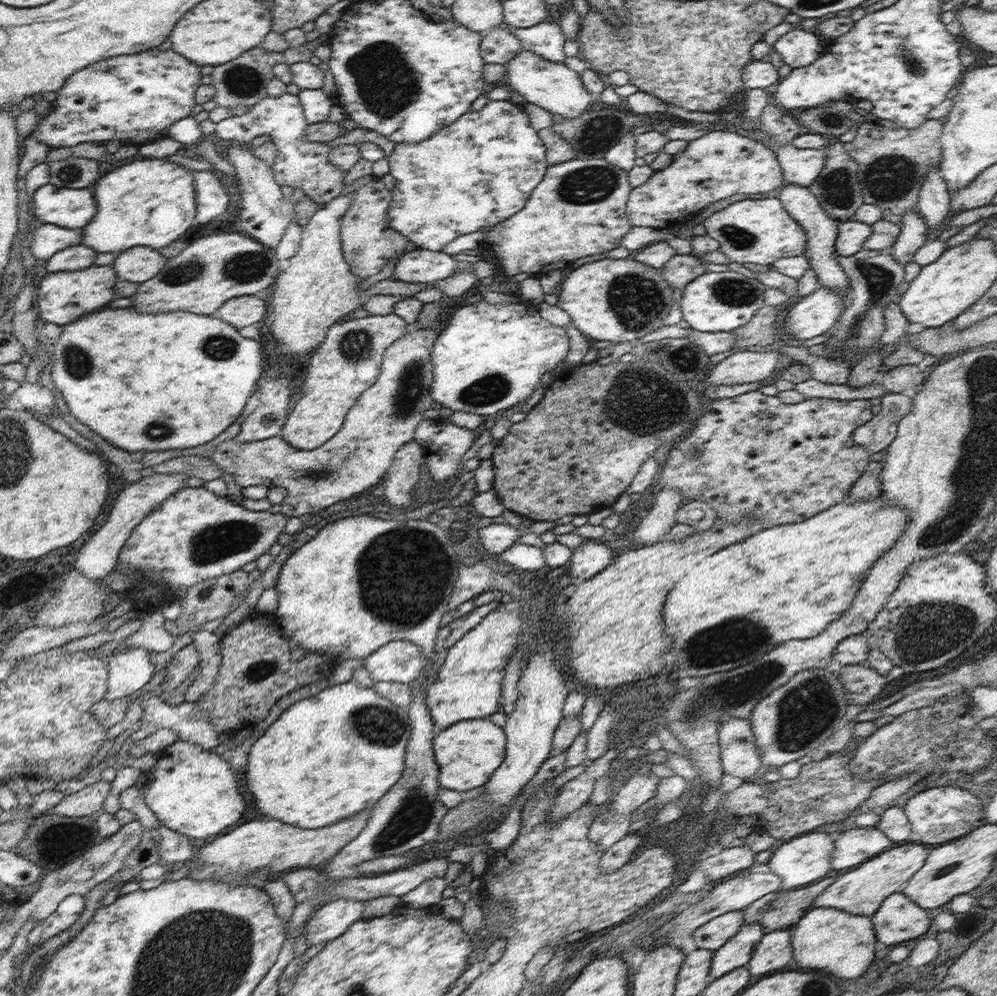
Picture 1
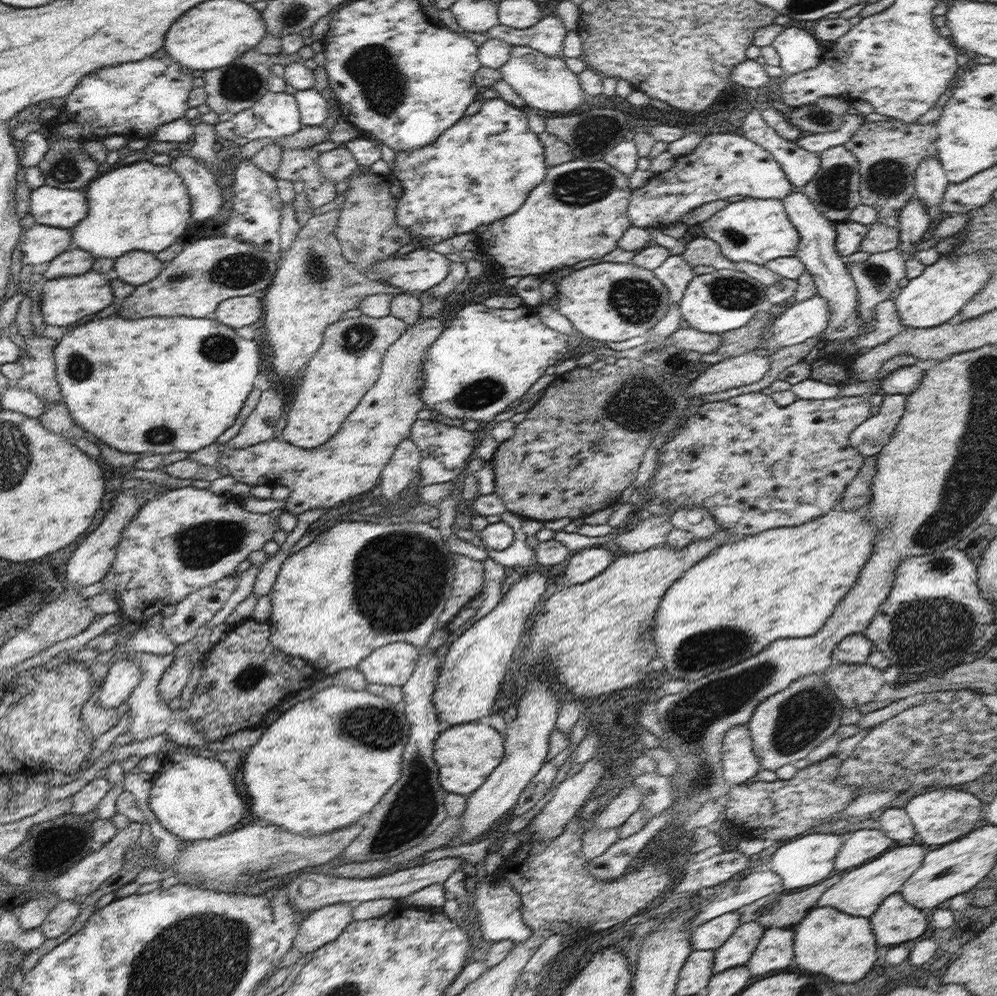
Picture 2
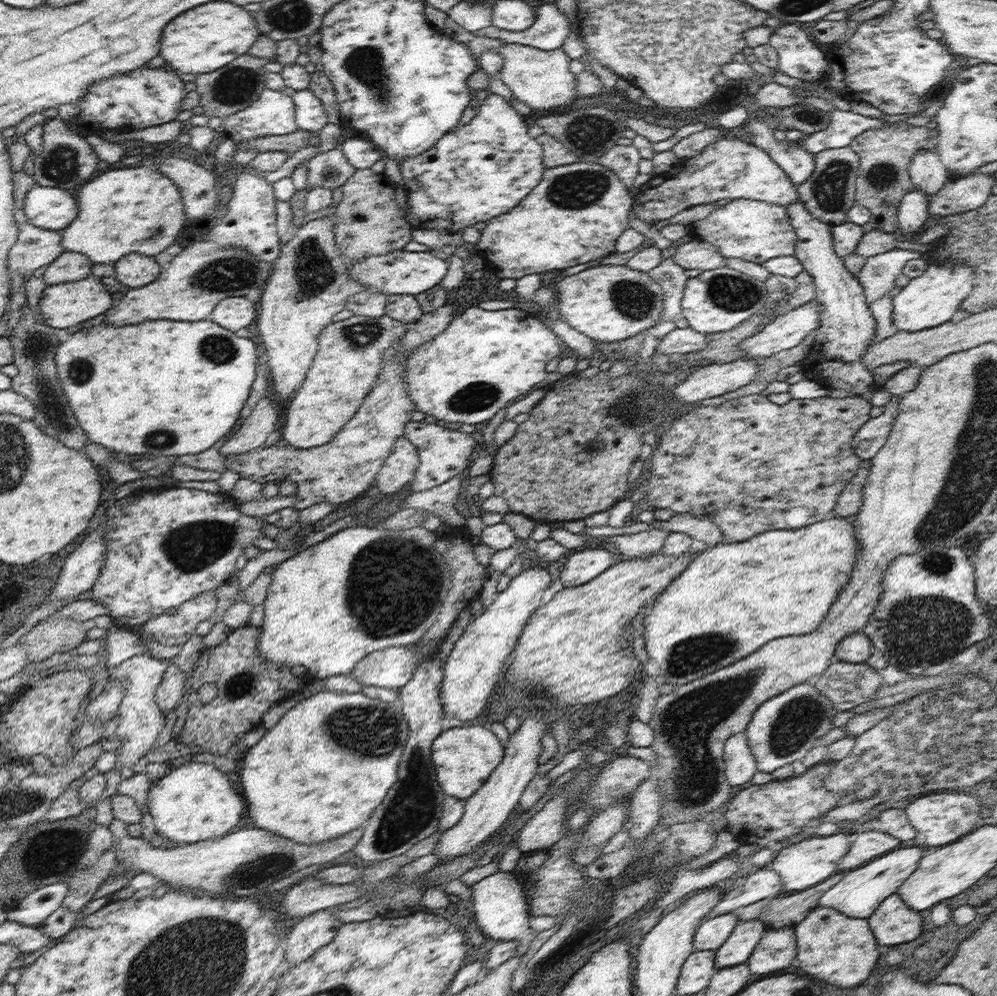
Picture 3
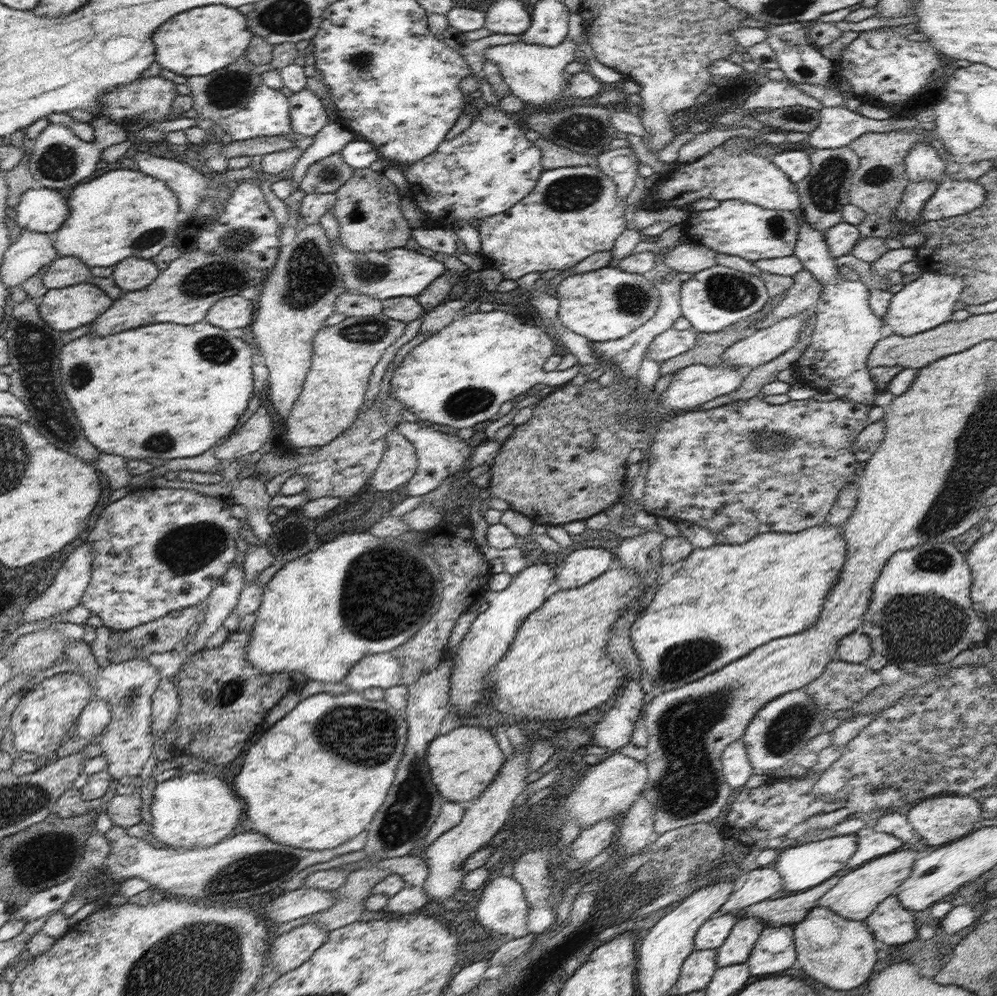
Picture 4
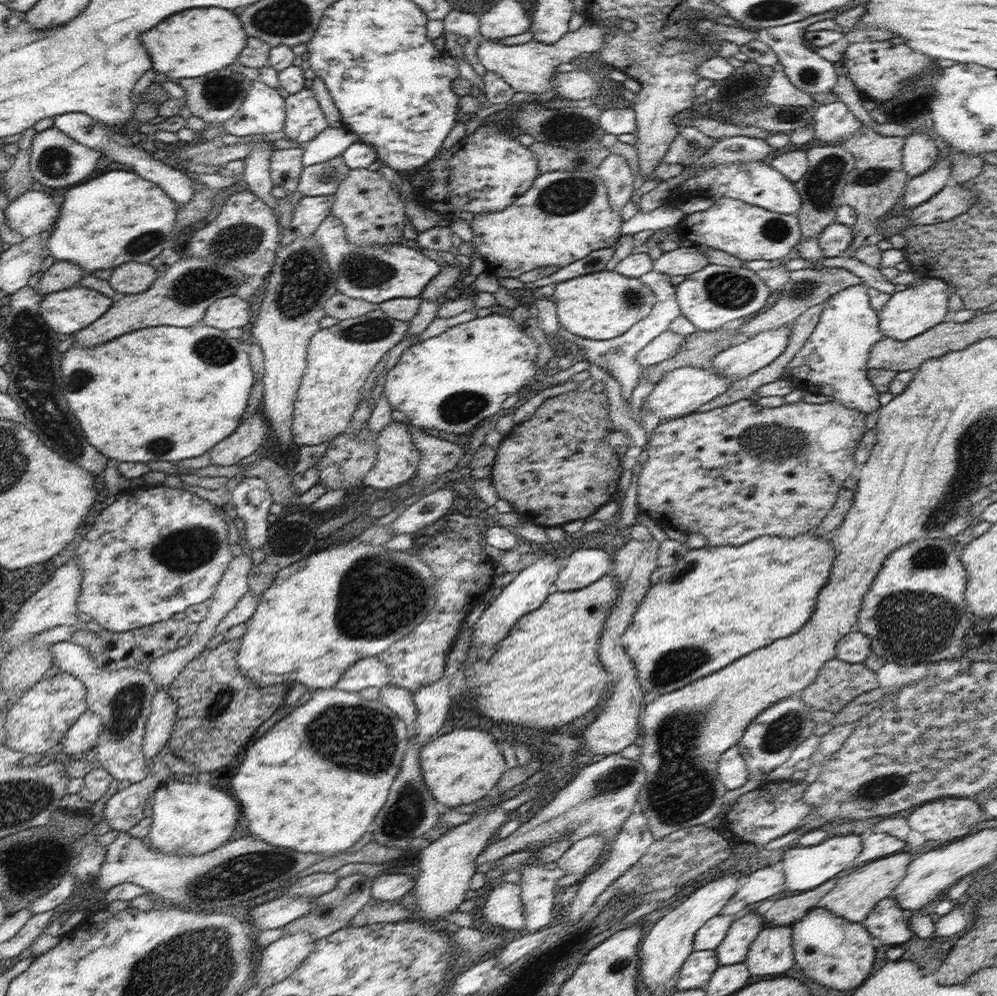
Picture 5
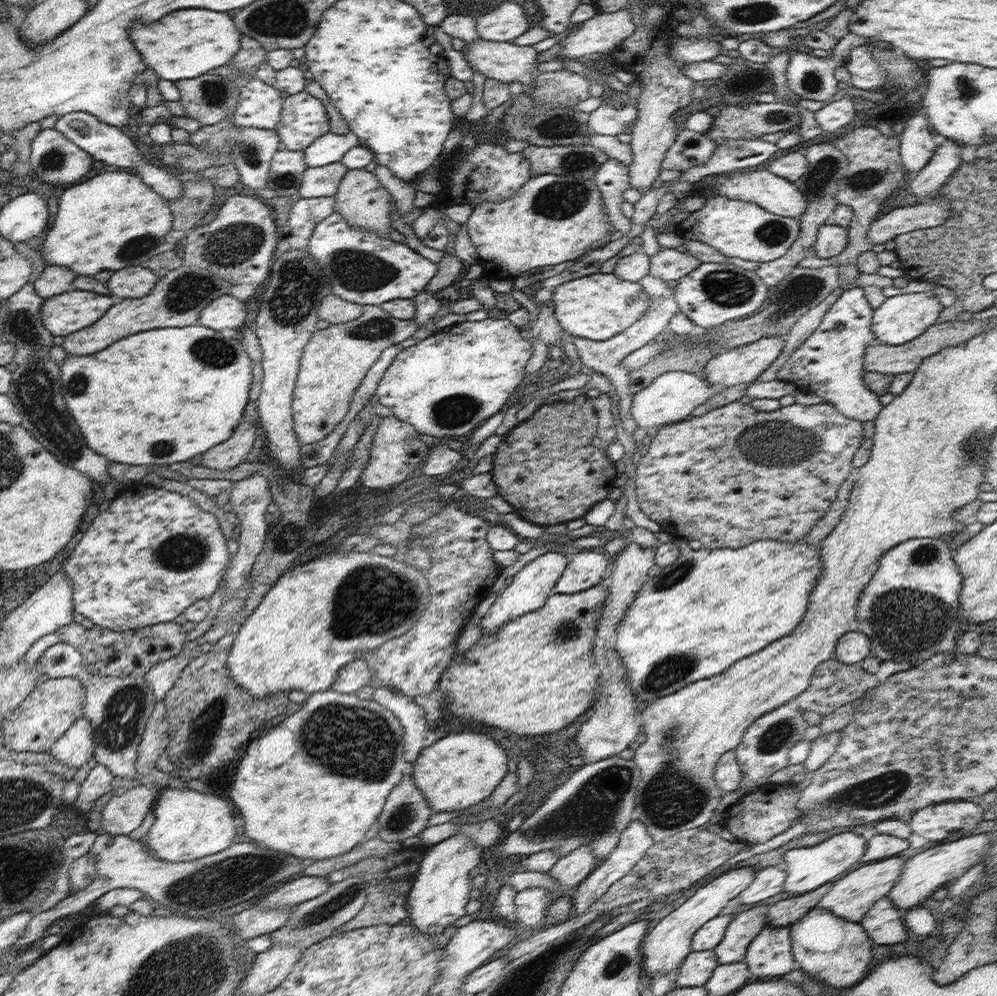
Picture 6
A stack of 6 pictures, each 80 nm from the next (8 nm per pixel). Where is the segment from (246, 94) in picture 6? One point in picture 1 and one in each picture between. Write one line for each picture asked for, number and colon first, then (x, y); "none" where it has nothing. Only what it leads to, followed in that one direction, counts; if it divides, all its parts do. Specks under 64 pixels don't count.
1: (302, 164)
2: (275, 115)
3: (273, 112)
4: (267, 113)
5: (263, 113)

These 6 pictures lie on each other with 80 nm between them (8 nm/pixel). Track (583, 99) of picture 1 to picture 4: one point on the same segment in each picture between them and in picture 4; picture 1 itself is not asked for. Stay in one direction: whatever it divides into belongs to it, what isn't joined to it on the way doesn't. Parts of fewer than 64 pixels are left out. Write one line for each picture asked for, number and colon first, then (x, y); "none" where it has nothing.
2: (546, 83)
3: (541, 79)
4: (535, 73)

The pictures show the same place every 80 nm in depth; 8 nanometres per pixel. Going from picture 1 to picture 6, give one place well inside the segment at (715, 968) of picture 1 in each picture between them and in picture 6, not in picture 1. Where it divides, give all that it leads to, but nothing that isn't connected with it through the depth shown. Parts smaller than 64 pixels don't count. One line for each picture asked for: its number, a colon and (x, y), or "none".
2: (736, 951)
3: (738, 947)
4: (736, 949)
5: (733, 949)
6: (743, 929)

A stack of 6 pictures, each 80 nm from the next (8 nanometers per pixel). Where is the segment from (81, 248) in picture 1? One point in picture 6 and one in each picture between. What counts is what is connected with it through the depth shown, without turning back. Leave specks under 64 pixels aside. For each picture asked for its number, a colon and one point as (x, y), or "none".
2: (74, 261)
3: (70, 266)
4: (64, 271)
5: (62, 274)
6: (55, 279)

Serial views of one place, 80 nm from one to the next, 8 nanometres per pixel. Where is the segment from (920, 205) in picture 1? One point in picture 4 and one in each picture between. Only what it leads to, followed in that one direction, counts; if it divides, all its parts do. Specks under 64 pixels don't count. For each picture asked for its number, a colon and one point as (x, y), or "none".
2: (931, 181)
3: (927, 173)
4: (923, 163)

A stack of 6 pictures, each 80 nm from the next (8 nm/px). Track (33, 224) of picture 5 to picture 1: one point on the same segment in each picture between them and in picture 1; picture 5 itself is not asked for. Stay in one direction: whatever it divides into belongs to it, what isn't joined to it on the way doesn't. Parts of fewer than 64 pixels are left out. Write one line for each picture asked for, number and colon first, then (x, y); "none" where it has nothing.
1: (72, 208)
2: (62, 208)
3: (50, 208)
4: (45, 210)

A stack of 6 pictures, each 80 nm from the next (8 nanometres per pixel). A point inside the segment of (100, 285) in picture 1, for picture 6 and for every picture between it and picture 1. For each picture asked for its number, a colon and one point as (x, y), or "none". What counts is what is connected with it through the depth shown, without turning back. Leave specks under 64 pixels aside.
2: (64, 300)
3: (67, 304)
4: (67, 308)
5: (66, 311)
6: (63, 314)

